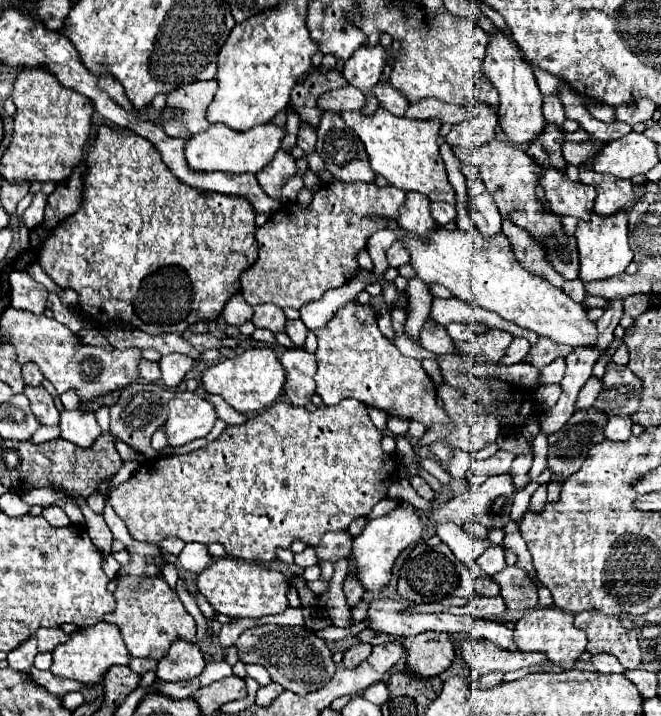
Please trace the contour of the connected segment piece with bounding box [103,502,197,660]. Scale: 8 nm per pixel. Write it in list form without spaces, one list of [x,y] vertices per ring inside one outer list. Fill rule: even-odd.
[[[109,502],[105,506],[103,518],[105,518],[109,530],[113,532],[113,538],[121,540],[125,544],[125,550],[131,556],[129,566],[123,566],[115,578],[117,590],[113,592],[113,596],[117,600],[117,608],[105,616],[107,622],[113,622],[119,626],[129,654],[139,656],[139,658],[161,660],[167,654],[173,640],[183,638],[187,642],[197,642],[197,624],[195,624],[193,616],[183,608],[181,600],[177,598],[177,594],[173,592],[173,588],[165,582],[163,574],[161,574],[161,566],[165,564],[165,558],[161,554],[159,546],[143,544],[143,542],[137,542],[135,538],[131,538],[129,530],[121,522],[121,518],[117,518],[117,514],[109,506]],[[155,560],[159,560],[159,564]],[[149,576],[151,576],[151,588],[145,584],[141,586],[139,580],[149,578]]]

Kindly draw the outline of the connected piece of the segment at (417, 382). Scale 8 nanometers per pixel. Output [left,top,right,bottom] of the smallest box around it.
[315,302,447,430]

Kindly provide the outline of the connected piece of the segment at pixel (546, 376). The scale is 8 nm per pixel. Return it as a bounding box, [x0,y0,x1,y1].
[541,358,565,384]

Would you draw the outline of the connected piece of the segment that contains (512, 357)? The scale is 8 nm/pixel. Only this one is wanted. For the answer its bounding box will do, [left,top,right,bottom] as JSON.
[501,338,531,366]

